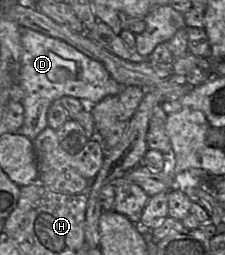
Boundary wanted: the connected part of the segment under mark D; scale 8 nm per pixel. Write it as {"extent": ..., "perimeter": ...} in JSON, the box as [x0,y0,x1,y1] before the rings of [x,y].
{"extent":[16,26,125,140],"perimeter":[[[20,26],[22,43],[22,66],[19,84],[23,90],[21,104],[24,122],[16,132],[30,140],[48,127],[47,114],[51,104],[63,96],[72,96],[85,102],[98,103],[105,96],[119,95],[125,87],[116,82],[104,65],[85,55],[67,42],[31,28]]]}

